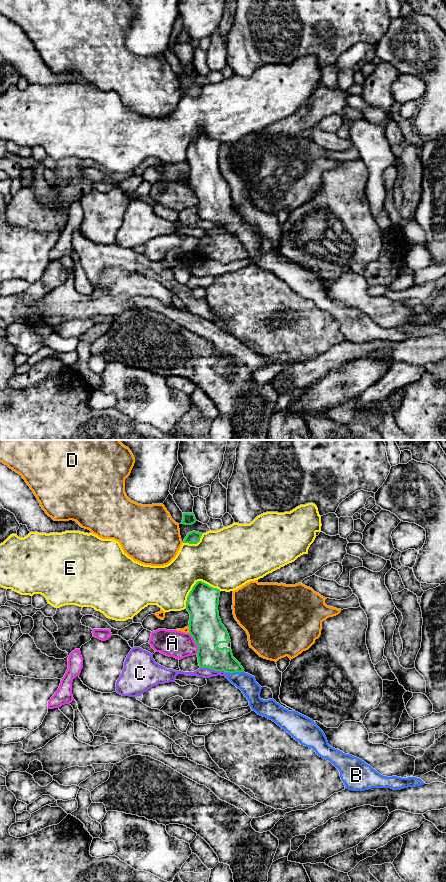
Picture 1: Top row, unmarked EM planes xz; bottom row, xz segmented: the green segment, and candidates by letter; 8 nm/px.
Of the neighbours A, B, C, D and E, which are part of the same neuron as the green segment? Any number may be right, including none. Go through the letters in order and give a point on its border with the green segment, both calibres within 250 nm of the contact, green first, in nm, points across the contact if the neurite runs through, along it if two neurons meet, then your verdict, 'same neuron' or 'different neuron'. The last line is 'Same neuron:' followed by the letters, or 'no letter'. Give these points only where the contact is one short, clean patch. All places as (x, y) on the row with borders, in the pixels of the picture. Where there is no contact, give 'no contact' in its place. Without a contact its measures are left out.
A: contact xz (196, 644); calibres 260 and 220 nm; border xz (189, 634), (197, 646), (196, 654); different neuron
B: contact xz (235, 671); calibres 200 and 150 nm; way xz (210, 656), (222, 659), (235, 671), (245, 682); same neuron
C: contact xz (214, 669); calibres 200 and 80 nm; border xz (200, 666), (223, 670), (227, 673); different neuron
D: contact xz (189, 630); calibres 260 and 50 nm; different neuron
E: contact xz (196, 583); calibres 260 and 420 nm; different neuron
Same neuron: B

